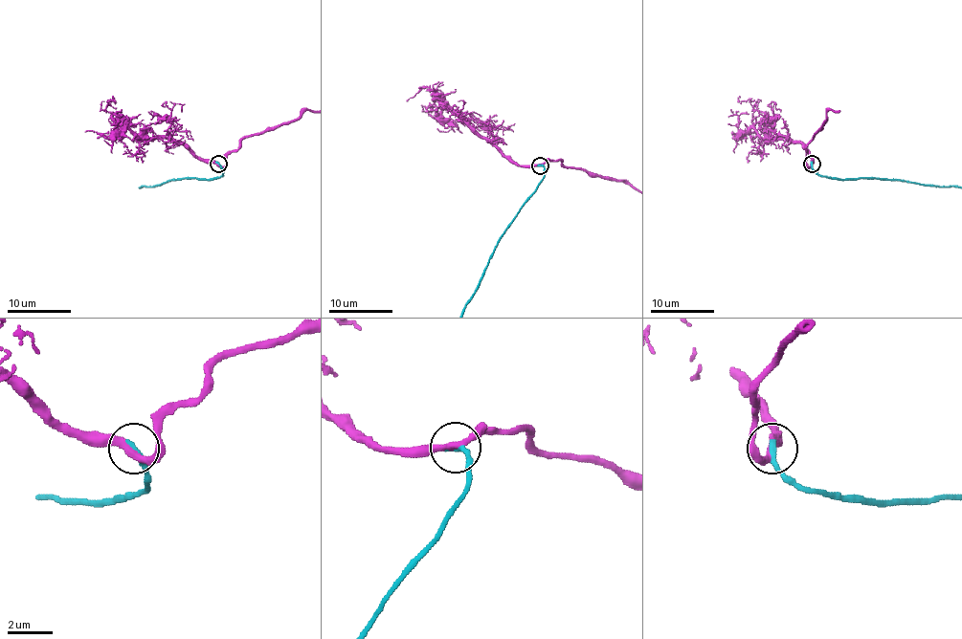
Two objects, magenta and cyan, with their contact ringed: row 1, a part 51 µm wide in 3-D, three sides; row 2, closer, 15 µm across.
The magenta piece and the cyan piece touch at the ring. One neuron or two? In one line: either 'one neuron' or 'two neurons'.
one neuron

